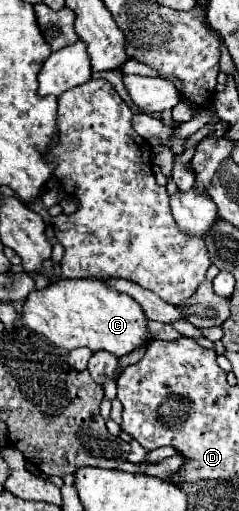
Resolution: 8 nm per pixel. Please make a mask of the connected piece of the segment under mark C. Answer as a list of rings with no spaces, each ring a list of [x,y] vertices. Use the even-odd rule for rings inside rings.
[[[56,280],[42,290],[28,294],[22,306],[22,324],[64,350],[80,346],[96,350],[108,350],[118,358],[132,352],[152,336],[146,328],[146,316],[140,304],[128,294],[116,292],[104,286],[100,280]]]

